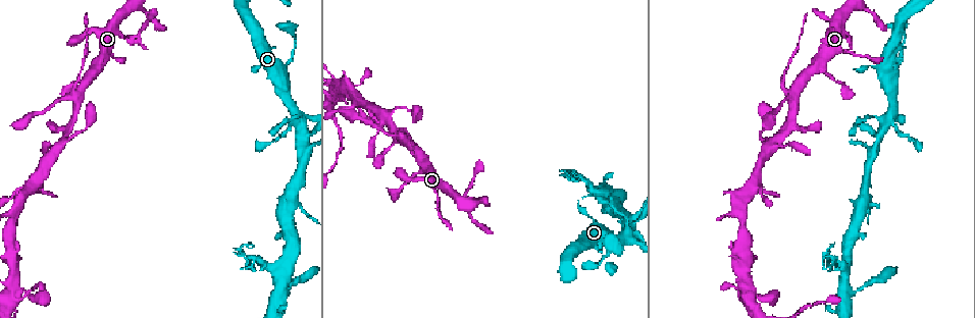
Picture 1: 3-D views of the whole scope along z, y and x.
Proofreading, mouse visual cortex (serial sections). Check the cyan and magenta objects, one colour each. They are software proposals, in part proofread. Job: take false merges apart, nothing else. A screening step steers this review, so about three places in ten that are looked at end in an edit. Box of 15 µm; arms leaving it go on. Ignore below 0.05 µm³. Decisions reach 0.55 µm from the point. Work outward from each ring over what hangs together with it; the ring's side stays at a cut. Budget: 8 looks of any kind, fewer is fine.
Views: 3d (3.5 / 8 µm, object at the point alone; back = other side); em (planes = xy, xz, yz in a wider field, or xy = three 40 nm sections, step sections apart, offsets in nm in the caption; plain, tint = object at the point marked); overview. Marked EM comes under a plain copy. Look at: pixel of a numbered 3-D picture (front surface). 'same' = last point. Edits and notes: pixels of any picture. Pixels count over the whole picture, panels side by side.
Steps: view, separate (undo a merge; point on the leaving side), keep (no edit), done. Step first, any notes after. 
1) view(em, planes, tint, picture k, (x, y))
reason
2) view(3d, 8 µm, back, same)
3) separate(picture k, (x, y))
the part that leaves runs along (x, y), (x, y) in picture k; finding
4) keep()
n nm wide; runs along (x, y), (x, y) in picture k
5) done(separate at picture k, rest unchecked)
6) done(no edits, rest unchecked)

view(3d, 8 µm, picture 1, (129, 41))
sharp bend

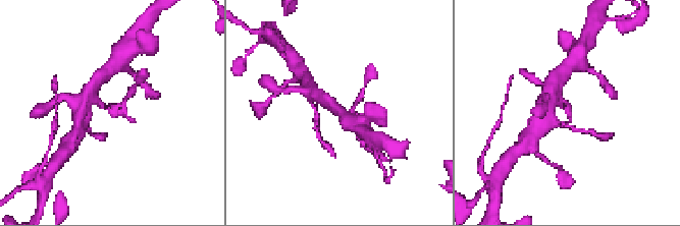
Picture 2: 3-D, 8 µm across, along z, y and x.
view(em, planes, tint, picture 2, (111, 110))

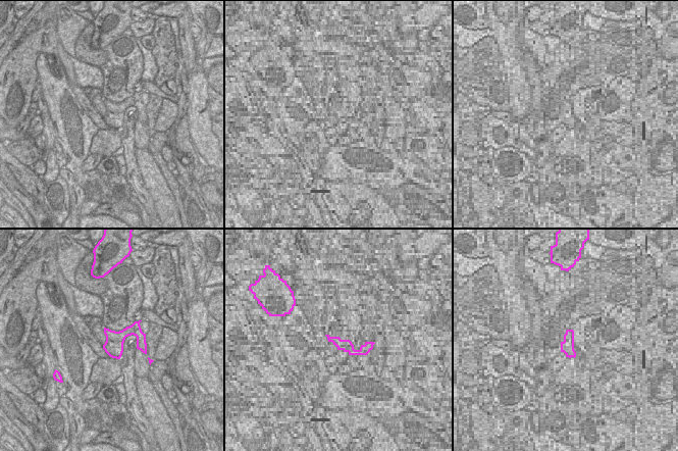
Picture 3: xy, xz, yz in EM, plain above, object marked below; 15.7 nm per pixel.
keep()
runs along (317, 96), (342, 113), (358, 102) in picture 2; one cell here

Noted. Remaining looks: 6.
view(3d, 3.5 µm, picture 1, (406, 140))
thin arm on a thick one

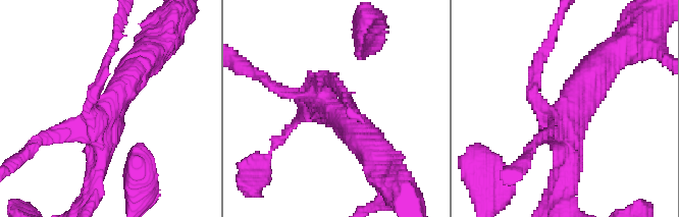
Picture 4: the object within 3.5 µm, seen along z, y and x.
view(em, xy, step 5, tint, picture 4, (330, 115))
shape alone is not enough

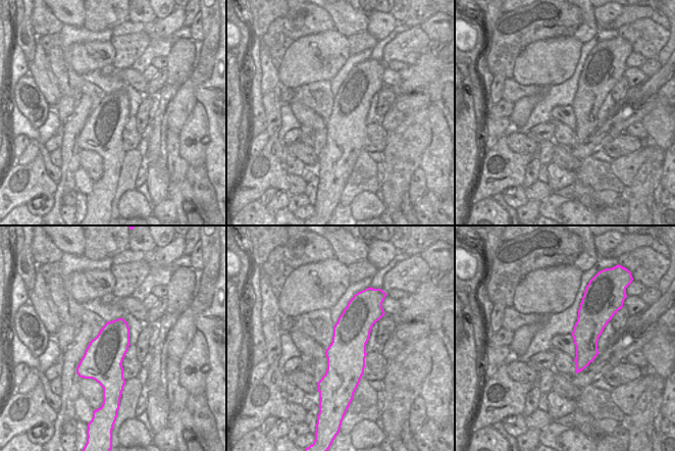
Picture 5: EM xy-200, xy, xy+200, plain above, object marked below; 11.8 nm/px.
separate(picture 4, (103, 76))
the part that leaves runs along (89, 115), (117, 28) in picture 4; two cells meet here

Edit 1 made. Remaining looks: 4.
view(3d, 8 µm, back, picture 1, (35, 184))
two arms in line, one across

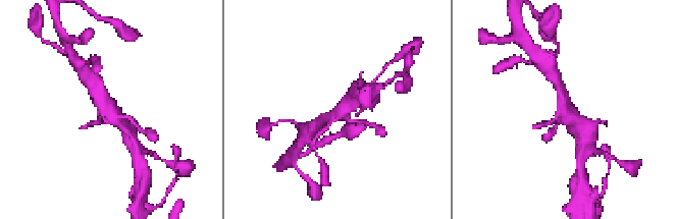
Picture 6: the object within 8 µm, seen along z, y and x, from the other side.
view(3d, 3.5 µm, picture 6, (337, 110))
closer look

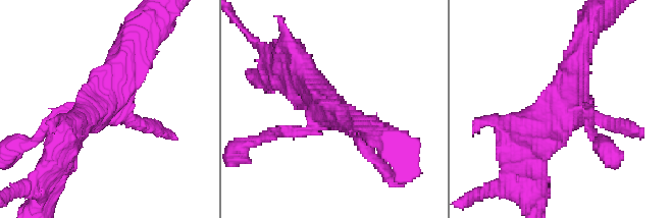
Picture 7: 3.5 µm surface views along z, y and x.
view(em, planes, tint, picture 7, (105, 99))
shape alone is not enough

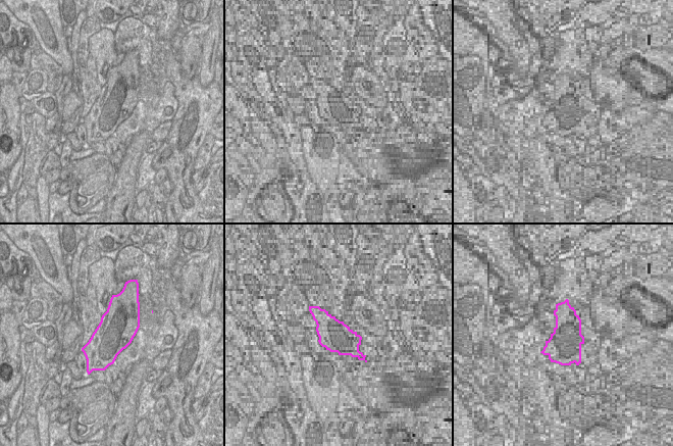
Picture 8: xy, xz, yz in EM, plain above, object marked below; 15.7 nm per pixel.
keep()
runs along (135, 45), (116, 89), (65, 145) in picture 7; all the same cell

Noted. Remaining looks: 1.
done(separate at picture 4, rest unchecked)

